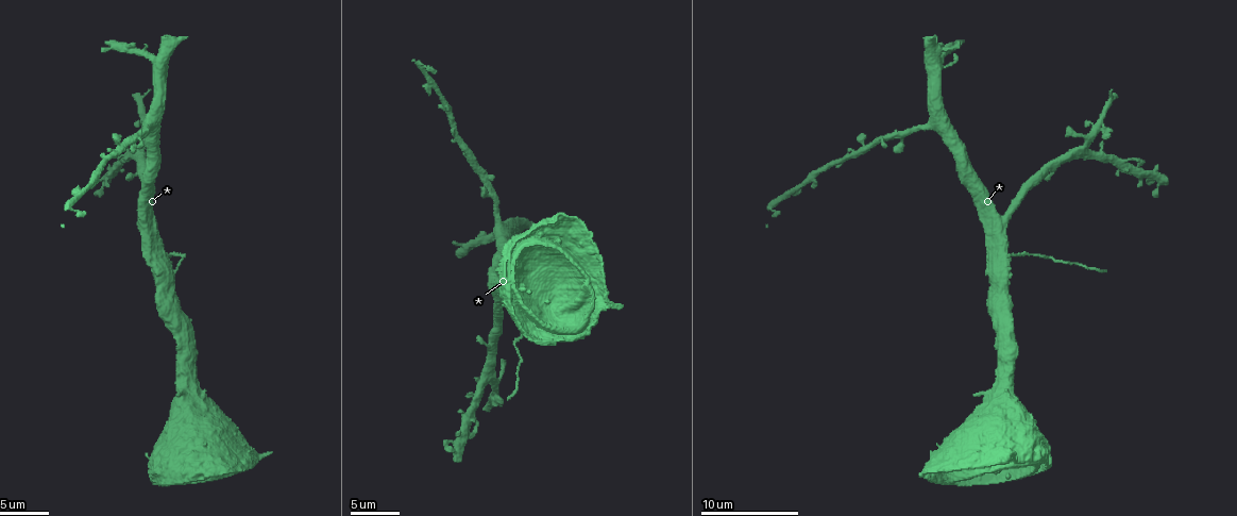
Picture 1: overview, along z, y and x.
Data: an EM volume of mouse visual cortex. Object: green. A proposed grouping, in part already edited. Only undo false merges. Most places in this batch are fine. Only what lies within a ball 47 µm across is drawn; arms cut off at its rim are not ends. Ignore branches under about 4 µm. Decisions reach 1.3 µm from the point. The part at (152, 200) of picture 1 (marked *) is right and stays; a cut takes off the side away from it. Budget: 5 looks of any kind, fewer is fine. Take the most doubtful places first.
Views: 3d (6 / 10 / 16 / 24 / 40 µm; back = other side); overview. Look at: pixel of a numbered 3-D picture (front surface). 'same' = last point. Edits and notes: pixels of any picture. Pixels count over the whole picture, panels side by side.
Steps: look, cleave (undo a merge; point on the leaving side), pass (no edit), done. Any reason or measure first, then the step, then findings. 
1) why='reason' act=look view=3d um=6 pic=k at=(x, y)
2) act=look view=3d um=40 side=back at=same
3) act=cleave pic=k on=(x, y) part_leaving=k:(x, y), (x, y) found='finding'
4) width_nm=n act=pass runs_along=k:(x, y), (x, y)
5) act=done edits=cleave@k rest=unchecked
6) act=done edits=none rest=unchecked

act=look view=3d um=10 pic=1 at=(1007, 271)

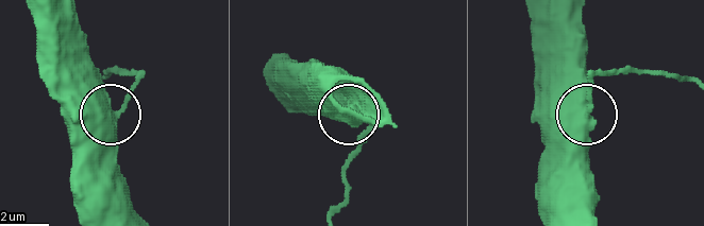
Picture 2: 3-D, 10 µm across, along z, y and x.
act=cleave pic=2 on=(134, 86) part_leaving=2:(591, 119), (591, 85), (598, 74), (683, 76) found='a second neuron is stuck on'

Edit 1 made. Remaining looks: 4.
act=look view=3d um=6 pic=1 at=(489, 380)

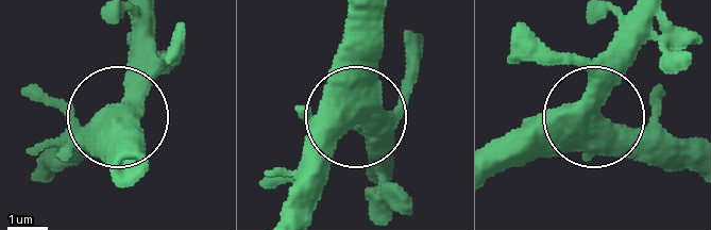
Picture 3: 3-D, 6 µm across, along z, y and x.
width_nm=550 act=pass runs_along=3:(500, 167), (581, 127), (625, 15) found='continuous, no second neuron'

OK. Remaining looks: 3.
act=look view=3d um=10 pic=1 at=(927, 123)

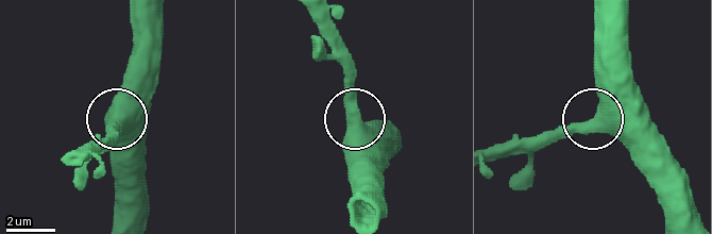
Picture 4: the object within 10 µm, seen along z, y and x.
act=pass runs_along=4:(671, 219), (646, 170), (595, 121), (631, 74) found='continuous, no second neuron'

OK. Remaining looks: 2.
act=done edits=cleave@2 rest=unchecked

